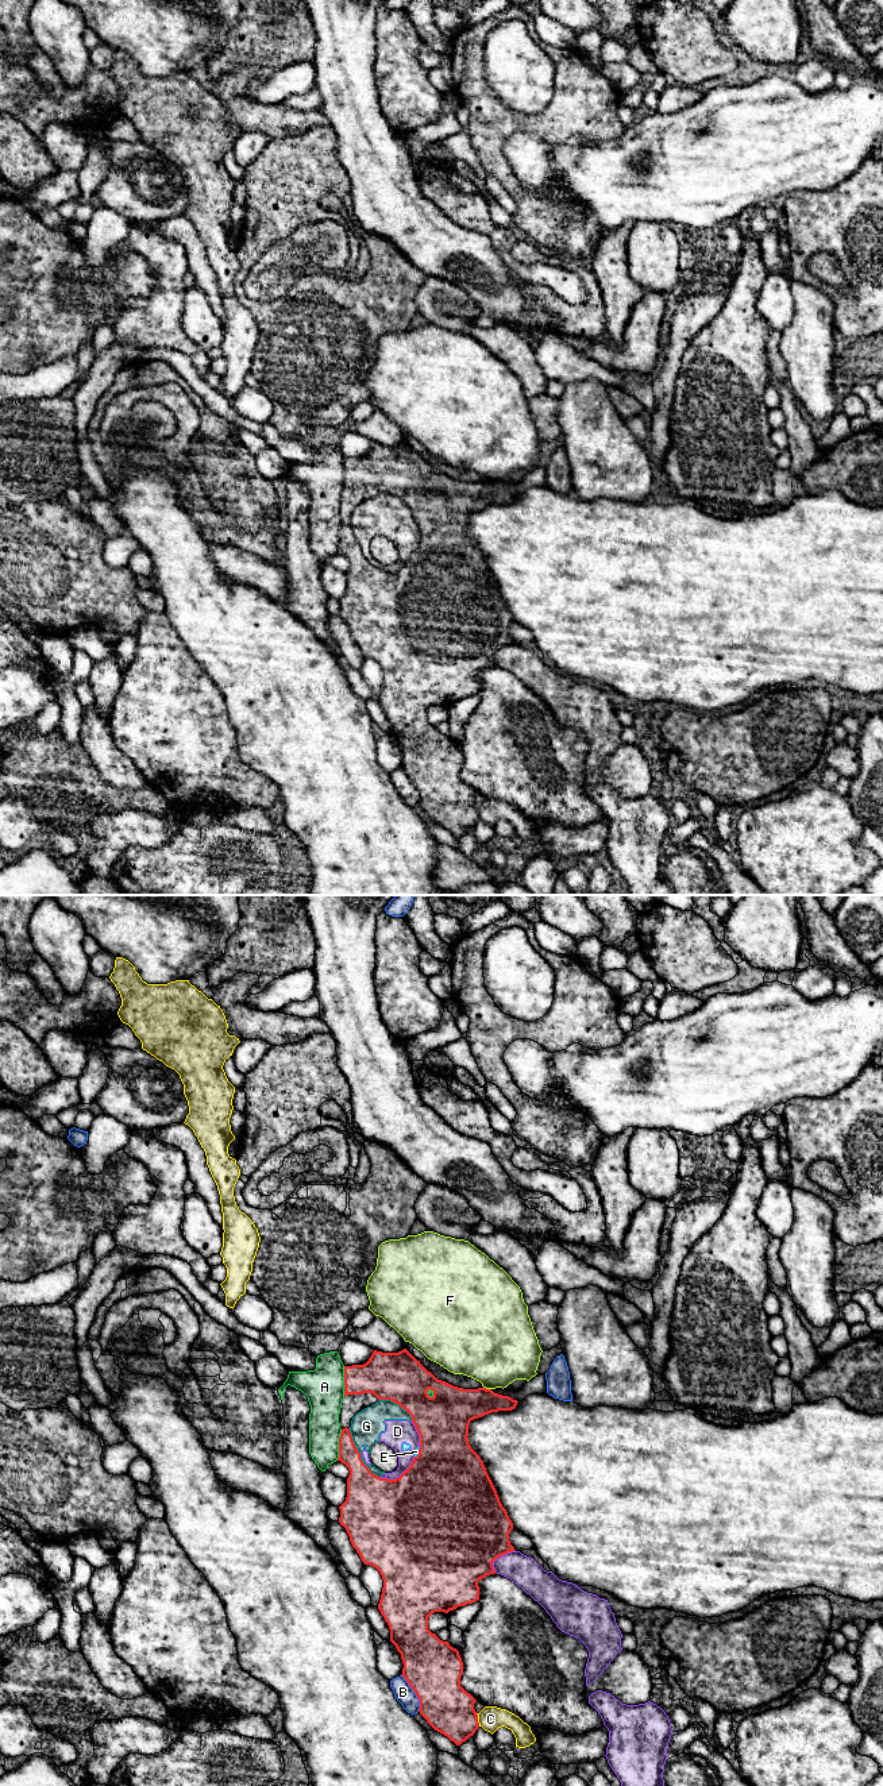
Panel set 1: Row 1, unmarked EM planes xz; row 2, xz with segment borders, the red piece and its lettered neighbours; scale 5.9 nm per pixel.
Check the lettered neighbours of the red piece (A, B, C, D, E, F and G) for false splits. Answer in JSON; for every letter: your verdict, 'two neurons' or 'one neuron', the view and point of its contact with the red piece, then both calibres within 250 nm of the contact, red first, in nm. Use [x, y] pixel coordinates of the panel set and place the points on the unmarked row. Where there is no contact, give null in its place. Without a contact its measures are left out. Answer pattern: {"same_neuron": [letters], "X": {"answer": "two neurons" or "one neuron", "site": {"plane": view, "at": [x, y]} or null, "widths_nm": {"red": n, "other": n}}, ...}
{"same_neuron": [], "A": {"answer": "two neurons", "site": {"plane": "xz", "at": [339, 537]}, "widths_nm": {"red": 160, "other": 190}}, "B": {"answer": "two neurons", "site": {"plane": "xz", "at": [415, 785]}, "widths_nm": {"red": 340, "other": 110}}, "C": {"answer": "two neurons", "site": {"plane": "xz", "at": [477, 813]}, "widths_nm": {"red": 300, "other": 150}}, "D": {"answer": "two neurons", "site": {"plane": "xz", "at": [400, 569]}, "widths_nm": {"red": 500, "other": 140}}, "E": {"answer": "two neurons", "site": {"plane": "xz", "at": [419, 546]}, "widths_nm": {"red": 500, "other": 30}}, "F": {"answer": "two neurons", "site": {"plane": "xz", "at": [488, 482]}, "widths_nm": {"red": 260, "other": 440}}, "G": {"answer": "two neurons", "site": {"plane": "xz", "at": [397, 496]}, "widths_nm": {"red": 300, "other": 190}}}

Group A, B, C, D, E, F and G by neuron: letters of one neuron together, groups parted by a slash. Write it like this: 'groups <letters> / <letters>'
groups A / B / C / D E G / F

